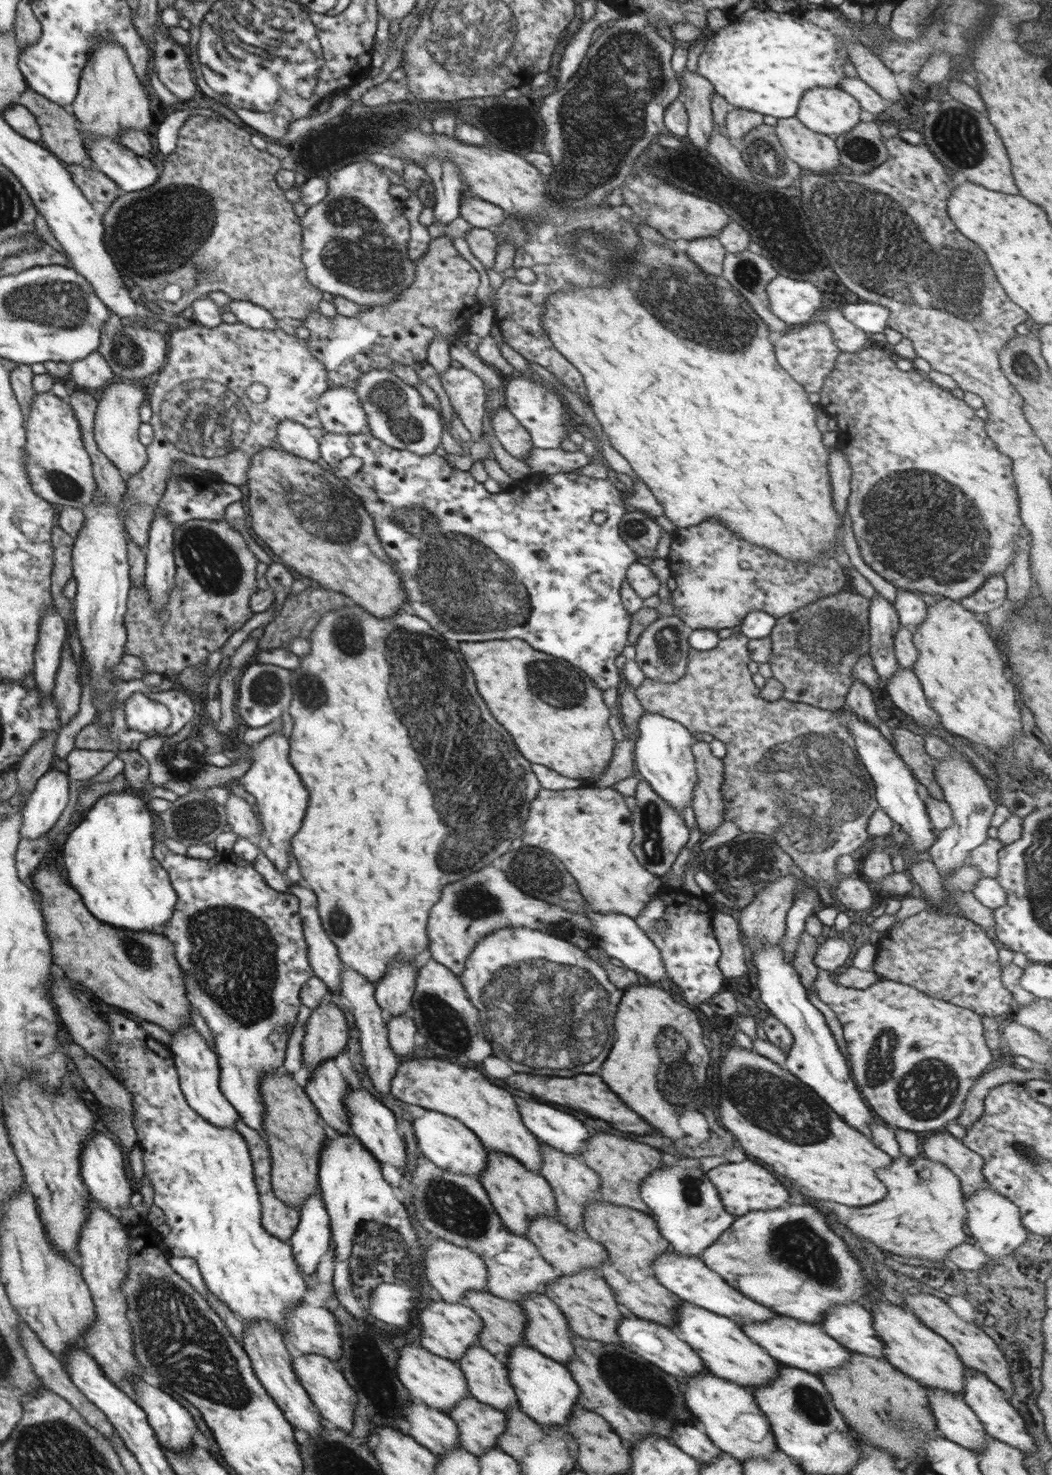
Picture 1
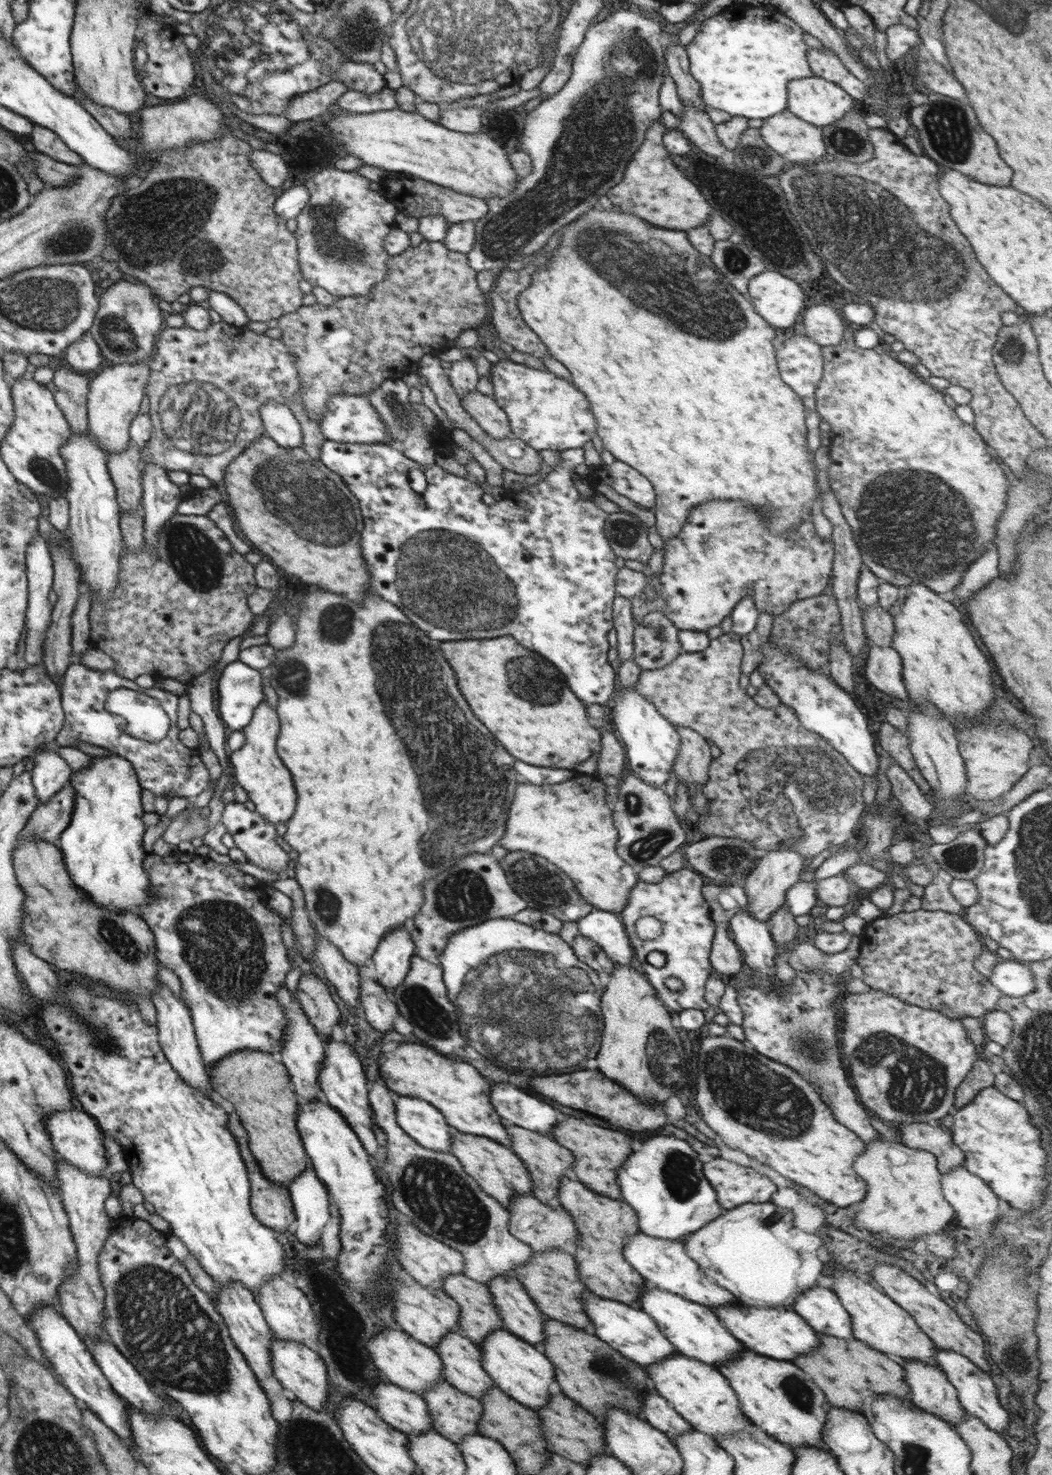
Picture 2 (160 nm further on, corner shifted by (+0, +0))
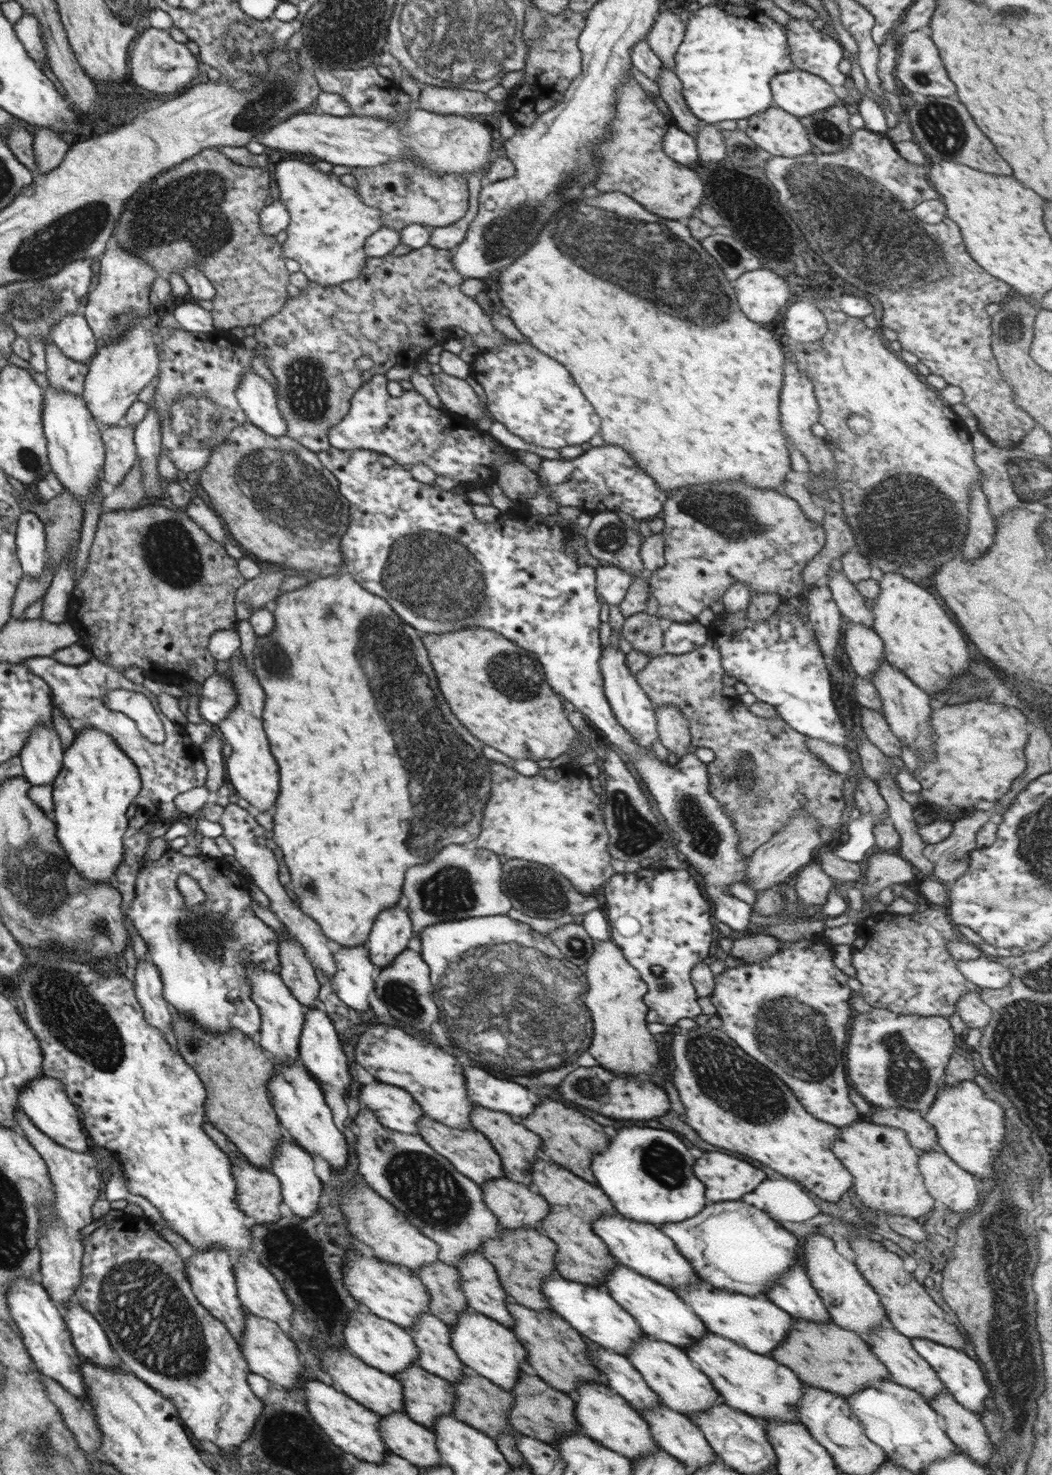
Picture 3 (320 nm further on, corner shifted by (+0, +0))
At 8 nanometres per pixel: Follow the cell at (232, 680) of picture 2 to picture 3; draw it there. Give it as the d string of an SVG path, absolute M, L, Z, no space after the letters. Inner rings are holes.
M214 673L205 680L200 690L198 712L204 722L217 726L238 701L233 682L225 674Z

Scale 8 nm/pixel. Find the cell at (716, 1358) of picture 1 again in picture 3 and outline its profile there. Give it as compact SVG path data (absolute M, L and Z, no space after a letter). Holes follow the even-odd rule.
M622 1263L618 1268L614 1268L614 1272L610 1272L610 1276L606 1276L606 1284L602 1284L600 1290L609 1293L626 1312L630 1313L630 1316L636 1319L643 1333L654 1340L685 1350L692 1344L698 1344L706 1333L710 1333L700 1317L694 1314L673 1289L664 1287L646 1276L640 1276Z

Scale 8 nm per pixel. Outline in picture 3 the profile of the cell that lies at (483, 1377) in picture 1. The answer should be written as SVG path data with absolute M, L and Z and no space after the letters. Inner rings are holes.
M422 1313L408 1330L418 1349L417 1365L450 1383L459 1381L466 1373L473 1372L465 1366L452 1349L452 1335L449 1325L437 1316Z

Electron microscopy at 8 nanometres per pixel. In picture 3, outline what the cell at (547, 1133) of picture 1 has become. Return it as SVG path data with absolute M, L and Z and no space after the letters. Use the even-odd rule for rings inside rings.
M480 1067L463 1068L463 1075L469 1099L491 1111L505 1112L520 1120L539 1103L526 1087L495 1077Z

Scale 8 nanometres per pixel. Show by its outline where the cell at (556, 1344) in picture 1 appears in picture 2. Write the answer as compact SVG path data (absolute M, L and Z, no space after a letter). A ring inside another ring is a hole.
M494 1276L487 1287L504 1328L528 1344L542 1347L543 1322L550 1318L538 1308L522 1284L511 1276Z

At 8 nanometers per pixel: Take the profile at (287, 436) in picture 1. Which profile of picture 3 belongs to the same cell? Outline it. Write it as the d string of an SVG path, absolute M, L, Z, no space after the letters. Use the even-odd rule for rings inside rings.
M257 373L243 374L240 386L236 388L236 400L254 426L270 436L286 434L287 426L277 405L275 388Z

